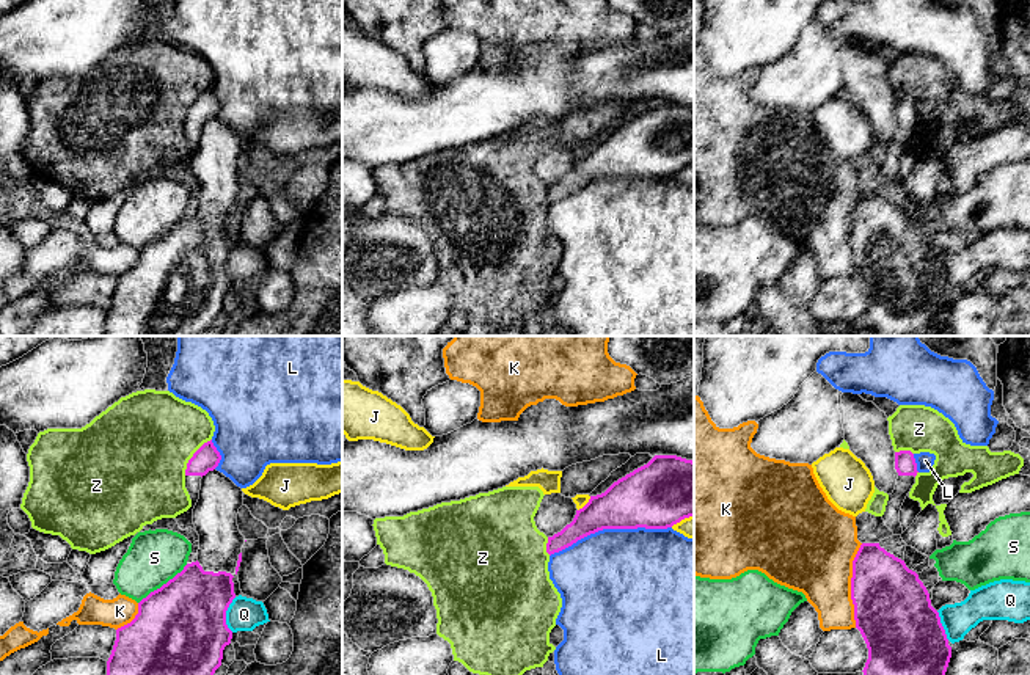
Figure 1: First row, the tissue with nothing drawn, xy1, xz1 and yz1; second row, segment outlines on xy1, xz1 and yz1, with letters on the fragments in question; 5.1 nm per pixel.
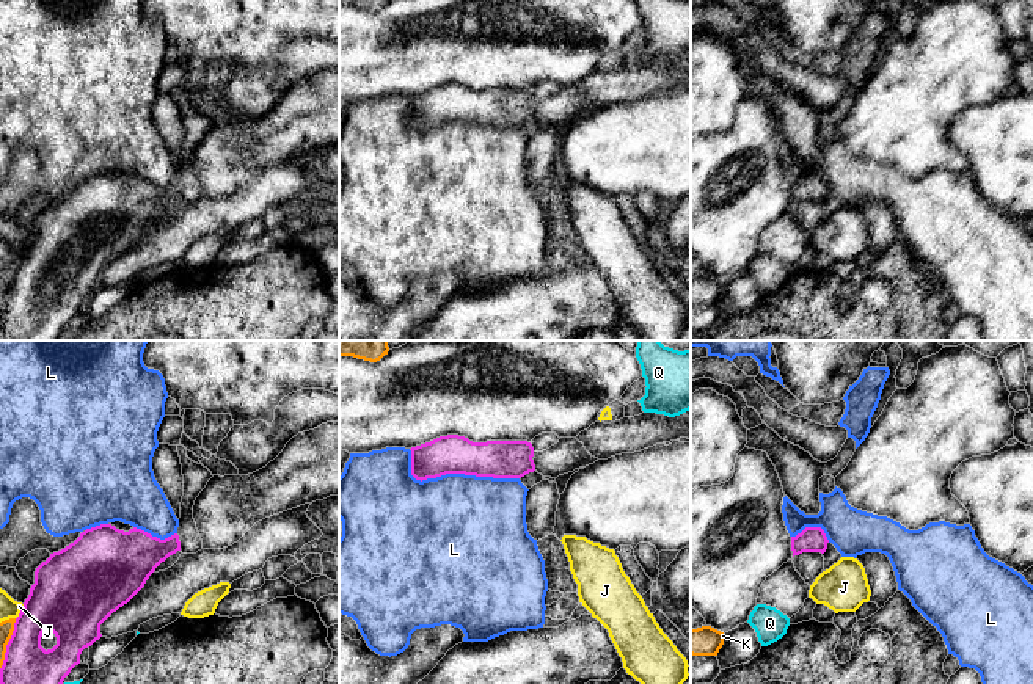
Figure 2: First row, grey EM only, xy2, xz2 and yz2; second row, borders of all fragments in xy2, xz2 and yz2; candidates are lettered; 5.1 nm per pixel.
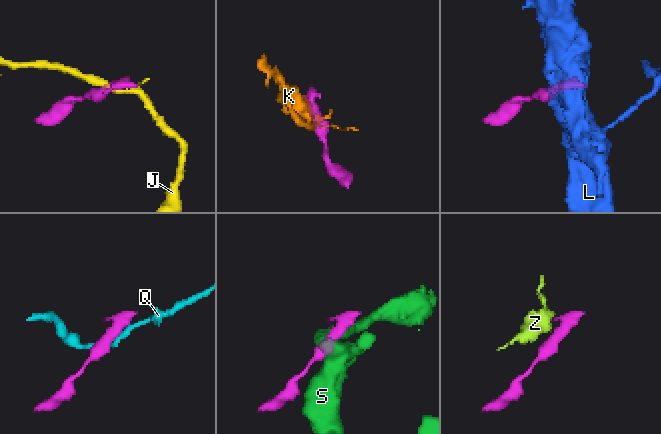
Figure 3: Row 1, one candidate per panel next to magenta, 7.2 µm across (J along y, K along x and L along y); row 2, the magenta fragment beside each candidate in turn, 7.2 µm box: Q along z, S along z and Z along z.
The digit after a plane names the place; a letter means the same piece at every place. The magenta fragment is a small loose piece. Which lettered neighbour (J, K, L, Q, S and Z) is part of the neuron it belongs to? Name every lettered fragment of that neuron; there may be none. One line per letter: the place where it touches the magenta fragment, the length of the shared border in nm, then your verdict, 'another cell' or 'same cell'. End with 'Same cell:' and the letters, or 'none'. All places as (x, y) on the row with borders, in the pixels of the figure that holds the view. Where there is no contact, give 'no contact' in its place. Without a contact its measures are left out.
J: meets magenta in xz1 at (586, 504); contact 100 nm long; another cell
K: meets magenta in yz1 at (851, 586); contact 440 nm long; another cell
L: meets magenta in xz2 at (452, 472); contact 600 nm long; another cell
Q: meets magenta in xy1 at (225, 614); contact 190 nm long; another cell
S: meets magenta in xy1 at (164, 584); contact 320 nm long; another cell
Z: meets magenta in xy1 at (193, 456); contact 240 nm long; another cell
Same cell: none

